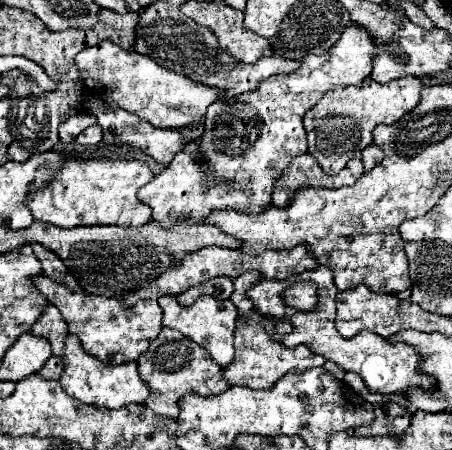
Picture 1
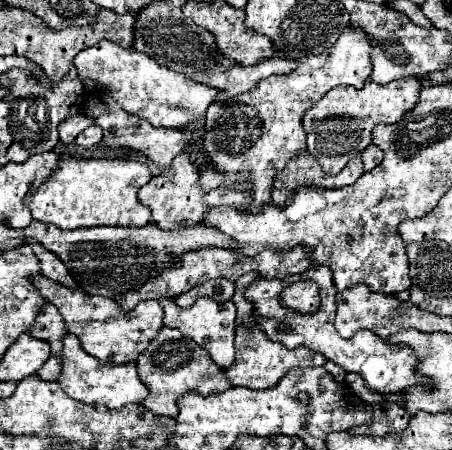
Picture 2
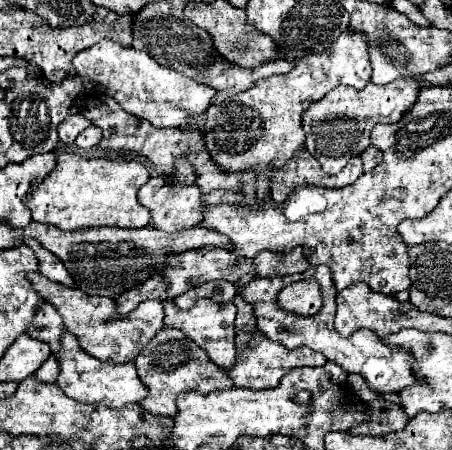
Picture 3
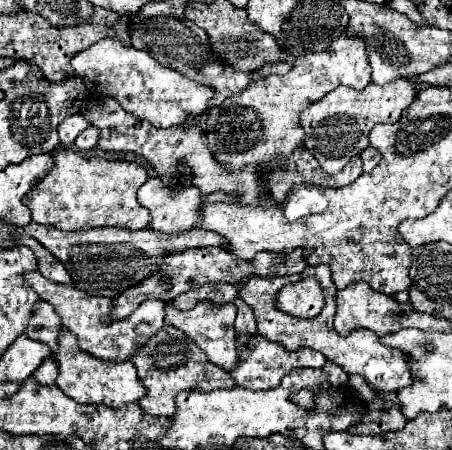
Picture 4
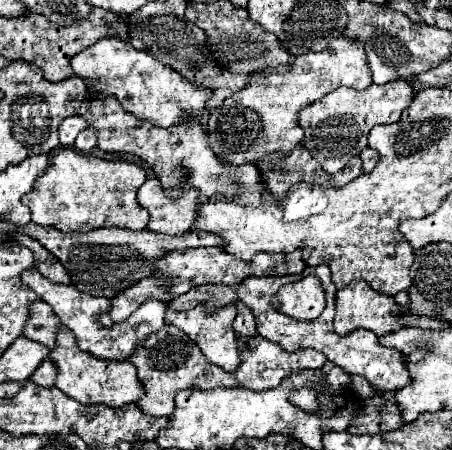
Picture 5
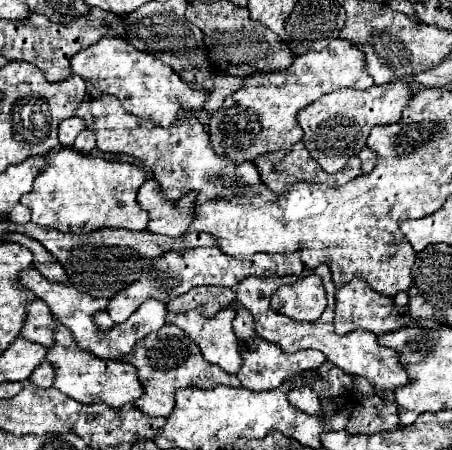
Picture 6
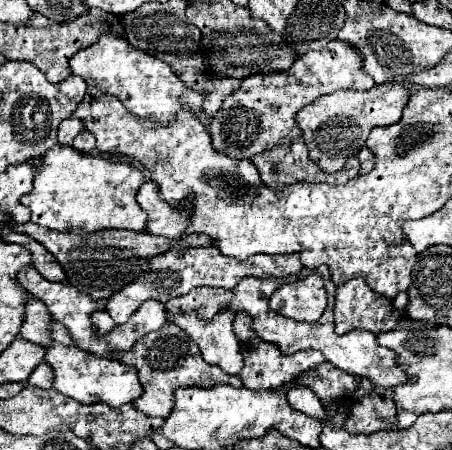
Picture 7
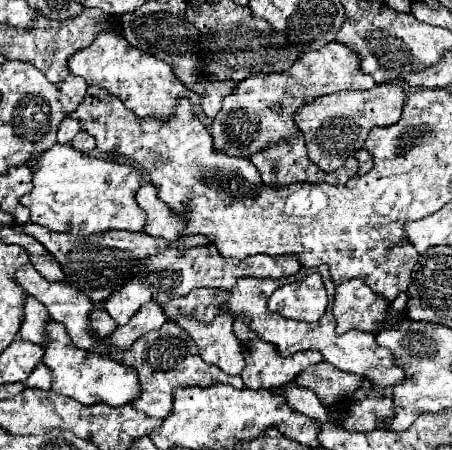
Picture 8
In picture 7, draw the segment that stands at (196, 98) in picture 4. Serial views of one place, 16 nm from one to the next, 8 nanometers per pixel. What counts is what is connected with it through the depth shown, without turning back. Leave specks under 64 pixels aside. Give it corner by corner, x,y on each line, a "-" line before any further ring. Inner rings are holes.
104,34
92,46
76,52
70,58
70,68
76,76
82,76
88,86
96,86
102,92
116,96
124,108
138,118
148,118
158,124
170,124
176,118
176,112
182,104
188,104
192,110
200,110
204,102
204,92
188,88
168,64
156,60
154,56
140,52
128,44
126,38

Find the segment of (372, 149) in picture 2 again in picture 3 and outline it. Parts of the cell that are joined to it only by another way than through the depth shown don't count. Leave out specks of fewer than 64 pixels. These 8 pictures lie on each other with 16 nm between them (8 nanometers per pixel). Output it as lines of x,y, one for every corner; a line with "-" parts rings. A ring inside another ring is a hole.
368,146
362,152
362,162
364,162
364,172
370,172
374,166
378,166
382,160
382,152
376,146

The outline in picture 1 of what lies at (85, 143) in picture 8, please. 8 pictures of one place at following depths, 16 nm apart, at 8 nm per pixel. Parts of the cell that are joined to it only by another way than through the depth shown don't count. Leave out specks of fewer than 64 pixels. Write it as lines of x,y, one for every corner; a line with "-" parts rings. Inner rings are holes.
98,124
88,126
84,132
80,132
80,134
76,136
76,142
78,142
80,146
84,146
84,148
94,148
94,146
98,146
98,144
102,142
102,128
100,128

